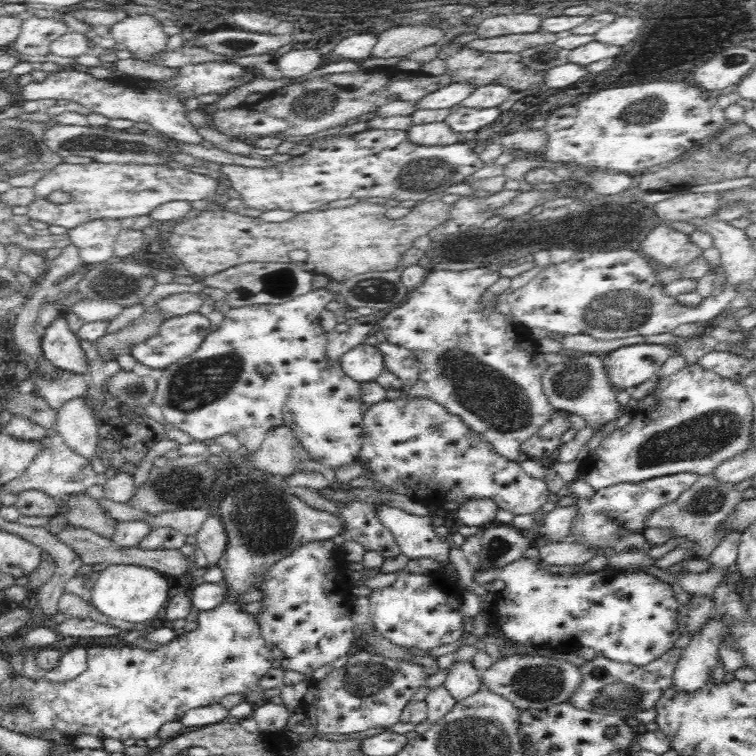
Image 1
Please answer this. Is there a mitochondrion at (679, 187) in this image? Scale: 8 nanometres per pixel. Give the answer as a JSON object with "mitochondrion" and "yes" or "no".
{"mitochondrion":"no"}

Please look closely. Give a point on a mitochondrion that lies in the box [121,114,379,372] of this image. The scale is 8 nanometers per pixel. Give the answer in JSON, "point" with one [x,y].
{"point":[281,283]}

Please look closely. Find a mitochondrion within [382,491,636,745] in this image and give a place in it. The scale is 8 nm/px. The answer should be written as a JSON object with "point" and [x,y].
{"point":[532,682]}

